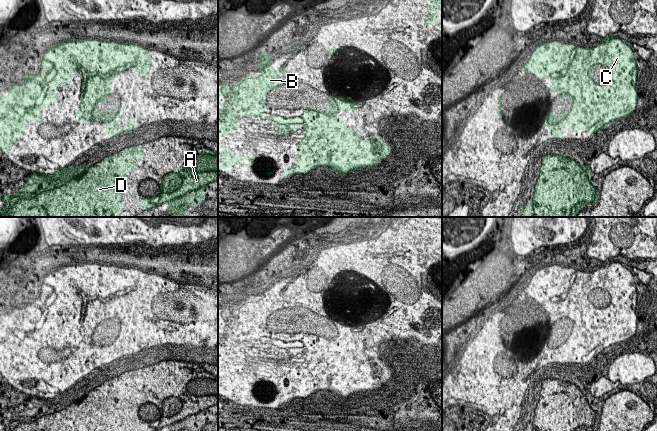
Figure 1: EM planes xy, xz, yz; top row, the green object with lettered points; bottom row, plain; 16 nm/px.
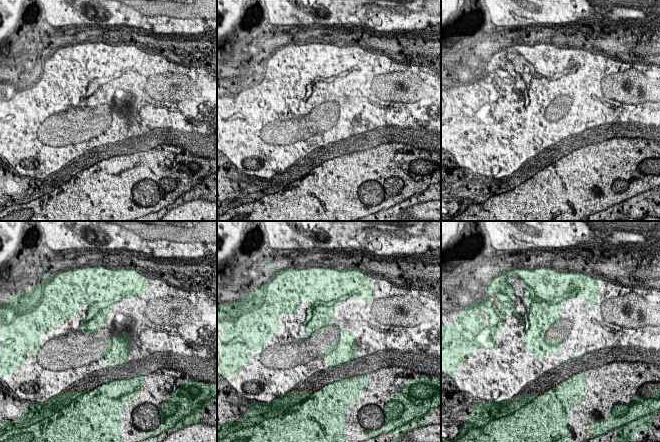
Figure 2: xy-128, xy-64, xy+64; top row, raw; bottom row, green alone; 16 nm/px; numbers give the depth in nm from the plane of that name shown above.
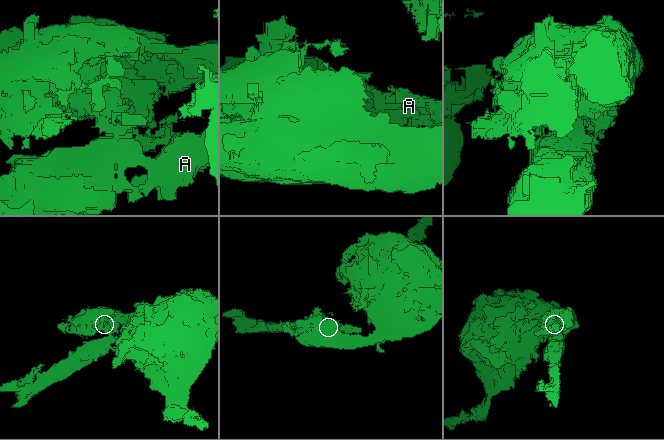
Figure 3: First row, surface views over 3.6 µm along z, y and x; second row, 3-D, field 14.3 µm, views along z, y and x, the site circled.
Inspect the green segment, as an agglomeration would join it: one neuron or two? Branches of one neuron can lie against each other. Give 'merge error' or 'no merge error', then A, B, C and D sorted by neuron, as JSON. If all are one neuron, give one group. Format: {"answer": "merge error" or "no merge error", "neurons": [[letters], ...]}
{"answer": "merge error", "neurons": [["A", "D"], ["B", "C"]]}

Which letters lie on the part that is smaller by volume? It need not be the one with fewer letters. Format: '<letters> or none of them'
A, D

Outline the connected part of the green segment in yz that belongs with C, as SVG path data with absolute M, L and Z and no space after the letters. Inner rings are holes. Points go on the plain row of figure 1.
M609 258L602 262L601 267L594 272L584 272L576 270L572 267L562 267L561 265L547 265L536 273L530 279L529 284L524 288L524 294L529 294L533 298L538 298L539 301L549 301L551 305L551 316L557 316L557 321L560 326L564 326L564 319L569 323L570 333L559 333L562 349L569 353L586 354L585 360L590 357L599 357L605 352L607 347L613 344L623 342L630 339L636 334L637 330L637 287L635 279L631 271L624 267L614 258ZM597 288L605 289L610 293L611 302L606 308L595 308L592 304L592 296Z

